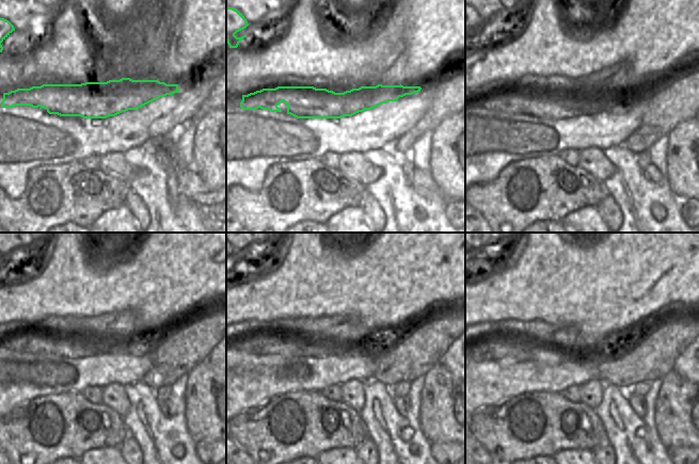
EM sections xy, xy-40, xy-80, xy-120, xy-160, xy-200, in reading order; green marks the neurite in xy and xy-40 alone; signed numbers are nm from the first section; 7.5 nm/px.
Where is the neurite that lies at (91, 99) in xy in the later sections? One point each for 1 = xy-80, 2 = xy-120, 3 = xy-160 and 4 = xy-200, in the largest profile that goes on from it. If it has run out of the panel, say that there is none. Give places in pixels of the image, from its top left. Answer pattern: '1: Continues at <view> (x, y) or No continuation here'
1: Continues at xy-80 (540, 104)
2: Continues at xy-120 (59, 345)
3: Continues at xy-160 (263, 342)
4: Continues at xy-200 (499, 345).

